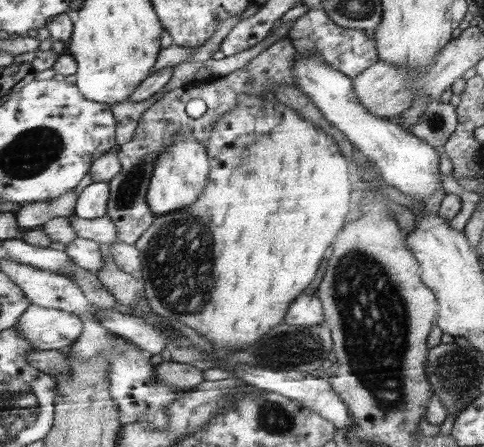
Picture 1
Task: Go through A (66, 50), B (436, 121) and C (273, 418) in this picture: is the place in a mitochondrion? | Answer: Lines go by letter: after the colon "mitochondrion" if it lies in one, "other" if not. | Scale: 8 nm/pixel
A: other
B: mitochondrion
C: mitochondrion

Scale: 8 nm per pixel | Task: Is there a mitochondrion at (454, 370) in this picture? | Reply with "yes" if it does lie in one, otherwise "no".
yes

